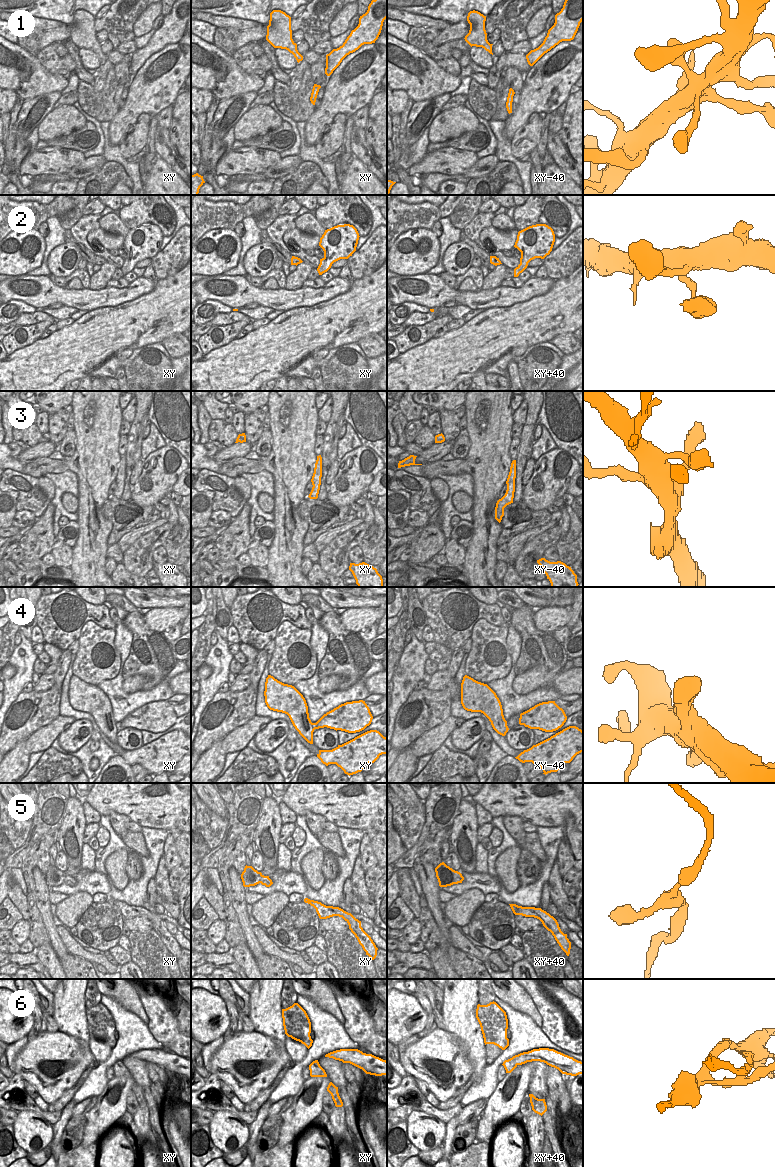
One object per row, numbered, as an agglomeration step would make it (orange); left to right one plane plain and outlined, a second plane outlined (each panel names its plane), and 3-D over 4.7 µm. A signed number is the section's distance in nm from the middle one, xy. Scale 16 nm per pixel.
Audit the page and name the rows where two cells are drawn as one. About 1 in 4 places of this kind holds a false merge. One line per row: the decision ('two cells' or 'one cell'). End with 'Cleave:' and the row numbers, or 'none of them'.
1: one cell
2: one cell
3: one cell
4: one cell
5: one cell
6: two cells
Cleave: 6

